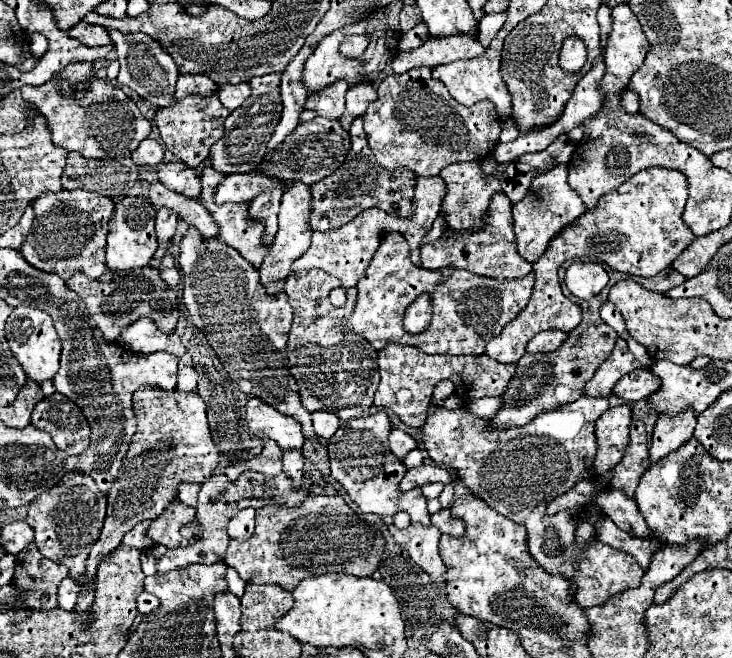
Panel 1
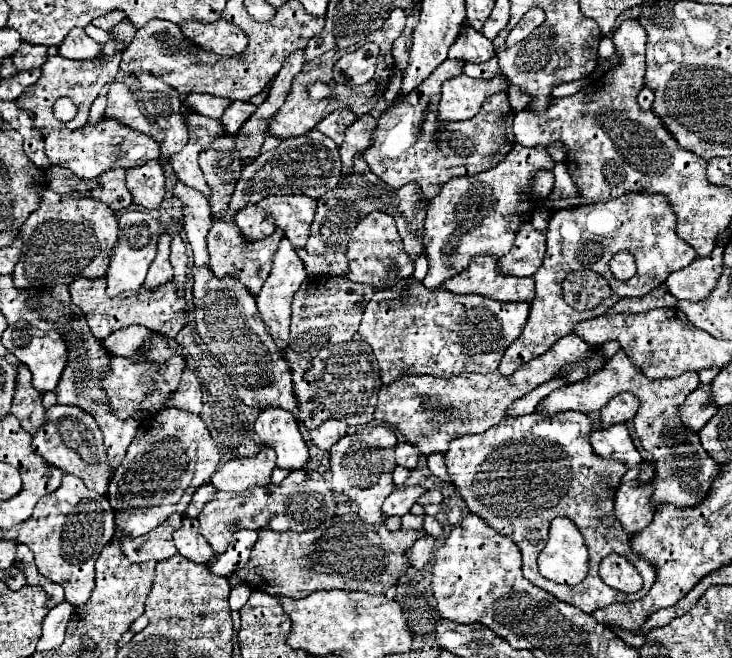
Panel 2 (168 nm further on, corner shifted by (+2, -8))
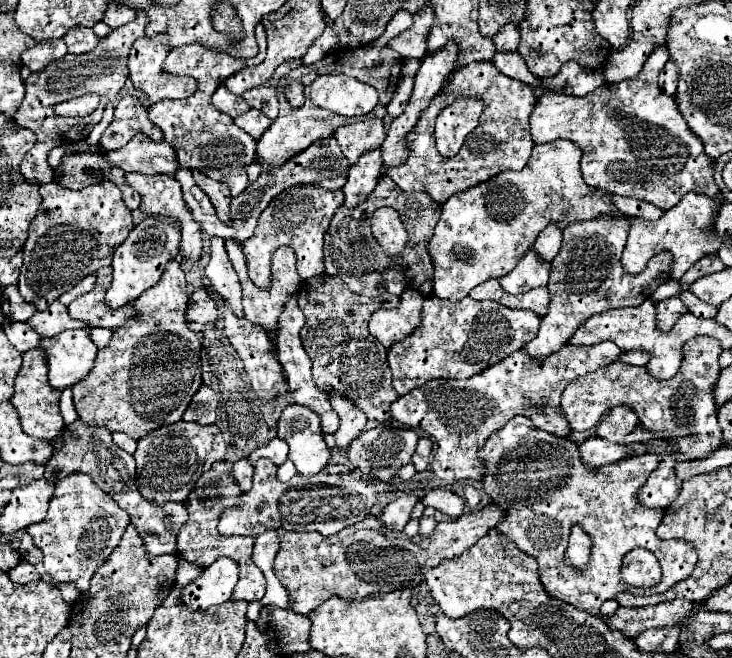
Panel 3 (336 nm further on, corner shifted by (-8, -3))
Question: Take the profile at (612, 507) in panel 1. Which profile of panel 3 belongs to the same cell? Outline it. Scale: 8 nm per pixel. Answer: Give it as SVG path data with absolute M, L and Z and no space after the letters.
M667 455L663 457L663 461L659 463L659 467L649 475L649 479L645 481L645 485L639 489L637 499L639 503L643 503L645 507L651 509L665 509L667 505L671 505L679 493L681 481L677 479L673 465L679 459L679 455Z

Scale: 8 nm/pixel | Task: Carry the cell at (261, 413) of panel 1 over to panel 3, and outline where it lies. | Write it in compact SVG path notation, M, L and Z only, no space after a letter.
M287 405L277 423L277 437L287 441L289 459L301 475L319 473L329 461L319 417L303 405Z

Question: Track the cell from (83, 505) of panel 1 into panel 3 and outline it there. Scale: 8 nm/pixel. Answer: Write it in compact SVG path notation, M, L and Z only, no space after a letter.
M73 473L57 481L47 517L29 525L27 533L43 551L45 571L53 581L75 583L79 591L87 591L93 573L113 553L127 525L129 515L105 491L101 491L89 475Z

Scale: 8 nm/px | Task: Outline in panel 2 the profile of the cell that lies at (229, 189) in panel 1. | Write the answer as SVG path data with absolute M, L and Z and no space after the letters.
M291 194L291 196L267 196L257 206L249 206L249 208L241 210L235 216L235 224L237 224L241 236L247 242L263 240L263 238L271 236L279 228L289 238L289 242L293 244L293 248L299 250L299 248L303 248L307 244L309 226L313 222L315 210L317 210L317 200L313 200L309 196L301 196L301 194L299 196L297 194Z

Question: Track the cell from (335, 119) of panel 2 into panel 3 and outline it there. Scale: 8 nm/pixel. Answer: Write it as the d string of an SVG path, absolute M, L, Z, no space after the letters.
M373 117L359 123L341 125L333 135L339 141L343 155L353 165L363 151L369 151L371 147L381 147L385 139L385 129L383 129L383 121Z

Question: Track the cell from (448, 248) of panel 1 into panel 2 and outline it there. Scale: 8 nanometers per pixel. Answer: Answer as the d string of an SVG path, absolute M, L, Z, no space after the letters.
M475 256L465 272L445 282L453 294L481 294L497 302L533 302L535 284L531 278L497 274L497 258Z

